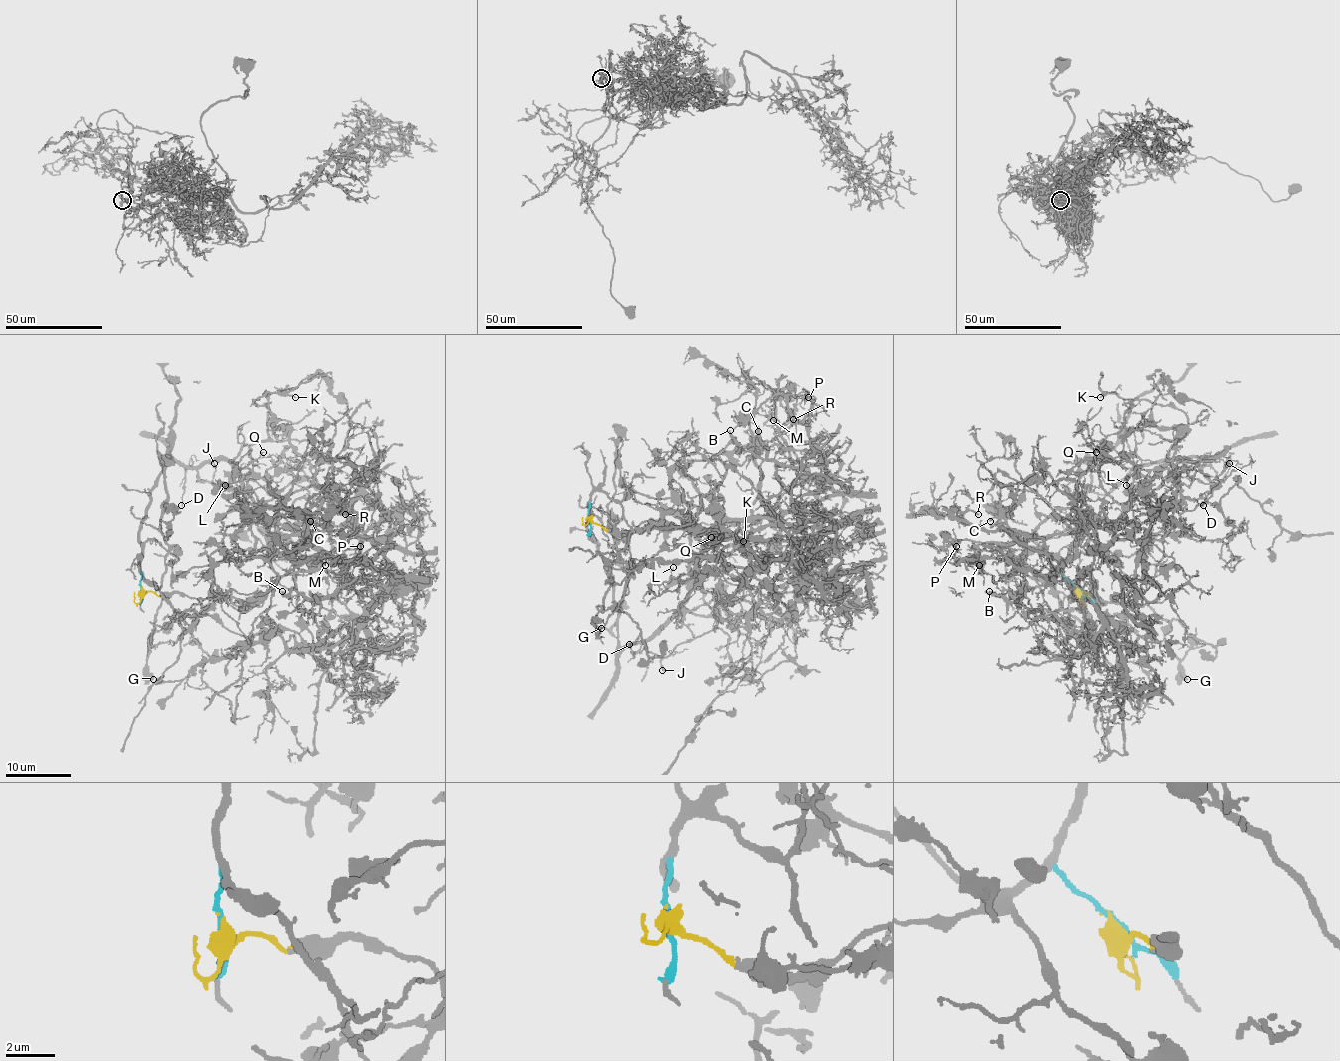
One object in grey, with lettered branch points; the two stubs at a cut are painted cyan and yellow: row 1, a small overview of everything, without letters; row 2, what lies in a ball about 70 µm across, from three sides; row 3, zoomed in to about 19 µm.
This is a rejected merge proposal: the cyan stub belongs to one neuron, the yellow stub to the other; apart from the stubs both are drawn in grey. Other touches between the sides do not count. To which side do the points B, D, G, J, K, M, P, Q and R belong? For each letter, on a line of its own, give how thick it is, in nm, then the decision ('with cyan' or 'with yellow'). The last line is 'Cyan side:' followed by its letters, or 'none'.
B: 220 nm | with yellow
D: 120 nm | with cyan
G: 180 nm | with cyan
J: 100 nm | with cyan
K: 150 nm | with cyan
M: 150 nm | with yellow
P: 120 nm | with yellow
Q: 110 nm | with yellow
R: 130 nm | with yellow
Cyan side: D, G, J, K

